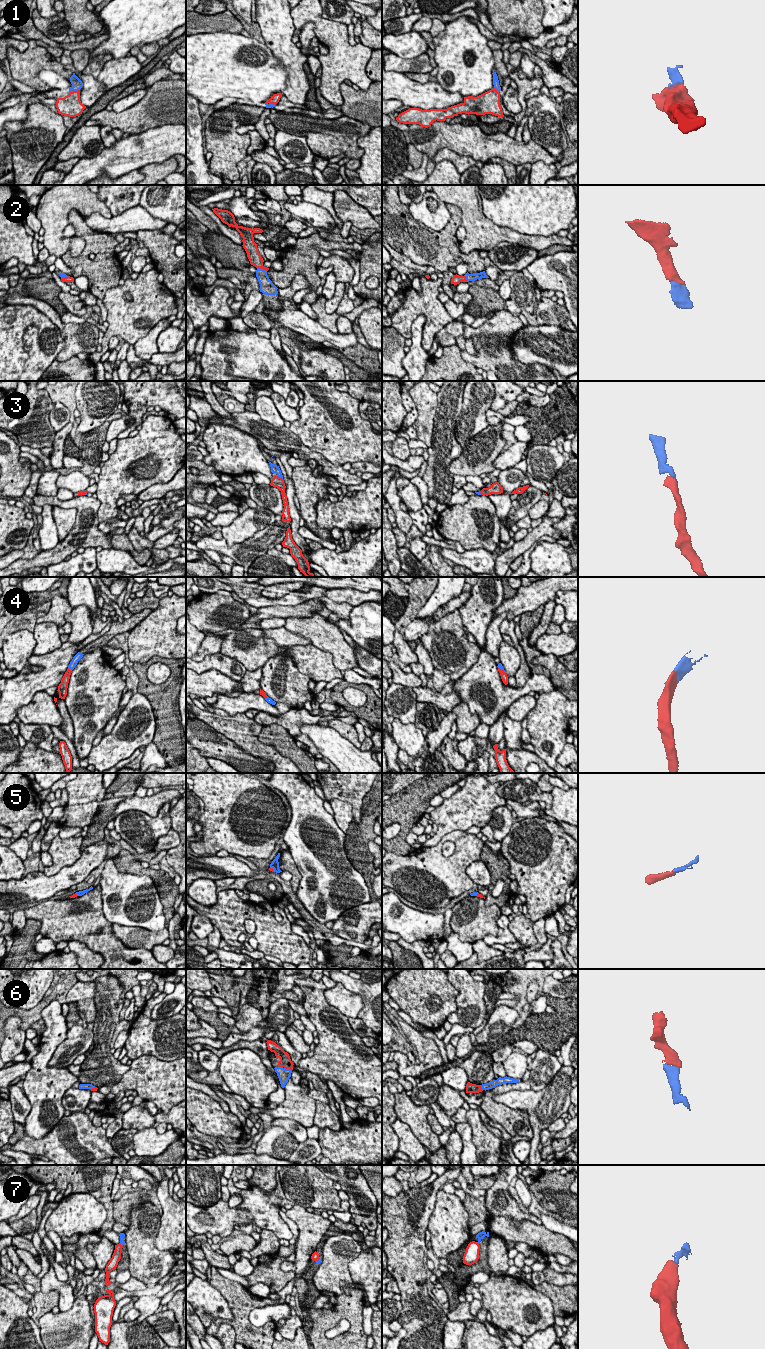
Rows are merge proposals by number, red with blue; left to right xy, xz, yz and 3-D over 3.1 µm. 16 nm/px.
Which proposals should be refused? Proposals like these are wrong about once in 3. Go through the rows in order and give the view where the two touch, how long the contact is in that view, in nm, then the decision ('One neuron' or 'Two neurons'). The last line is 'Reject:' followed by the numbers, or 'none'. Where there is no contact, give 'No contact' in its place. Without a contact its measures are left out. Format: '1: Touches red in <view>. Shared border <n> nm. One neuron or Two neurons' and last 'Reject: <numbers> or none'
1: Touches red in xy. Shared border 120 nm. One neuron
2: Touches red in xz. Shared border 170 nm. One neuron
3: Touches red in xz. Shared border 120 nm. One neuron
4: Touches red in xy. Shared border 80 nm. One neuron
5: Touches red in xz. Shared border 110 nm. One neuron
6: Touches red in xz. Shared border 140 nm. One neuron
7: Touches red in yz. Shared border 60 nm. Two neurons
Reject: 7

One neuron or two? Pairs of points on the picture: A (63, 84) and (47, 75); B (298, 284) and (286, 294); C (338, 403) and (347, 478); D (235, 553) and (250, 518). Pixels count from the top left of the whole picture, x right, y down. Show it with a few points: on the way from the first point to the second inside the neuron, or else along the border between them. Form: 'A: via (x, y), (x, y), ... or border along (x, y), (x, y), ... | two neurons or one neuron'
A: via (59, 82), (51, 78) | one neuron
B: via (295, 286), (289, 292) | one neuron
C: border along (320, 454), (332, 463), (341, 466) | two neurons
D: border along (260, 529), (242, 542), (230, 546), (223, 538) | two neurons

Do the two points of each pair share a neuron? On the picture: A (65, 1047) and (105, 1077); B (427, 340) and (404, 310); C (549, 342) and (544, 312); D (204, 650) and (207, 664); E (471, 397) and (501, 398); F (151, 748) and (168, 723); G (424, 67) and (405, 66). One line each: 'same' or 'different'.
A: different
B: same
C: different
D: different
E: different
F: different
G: same

